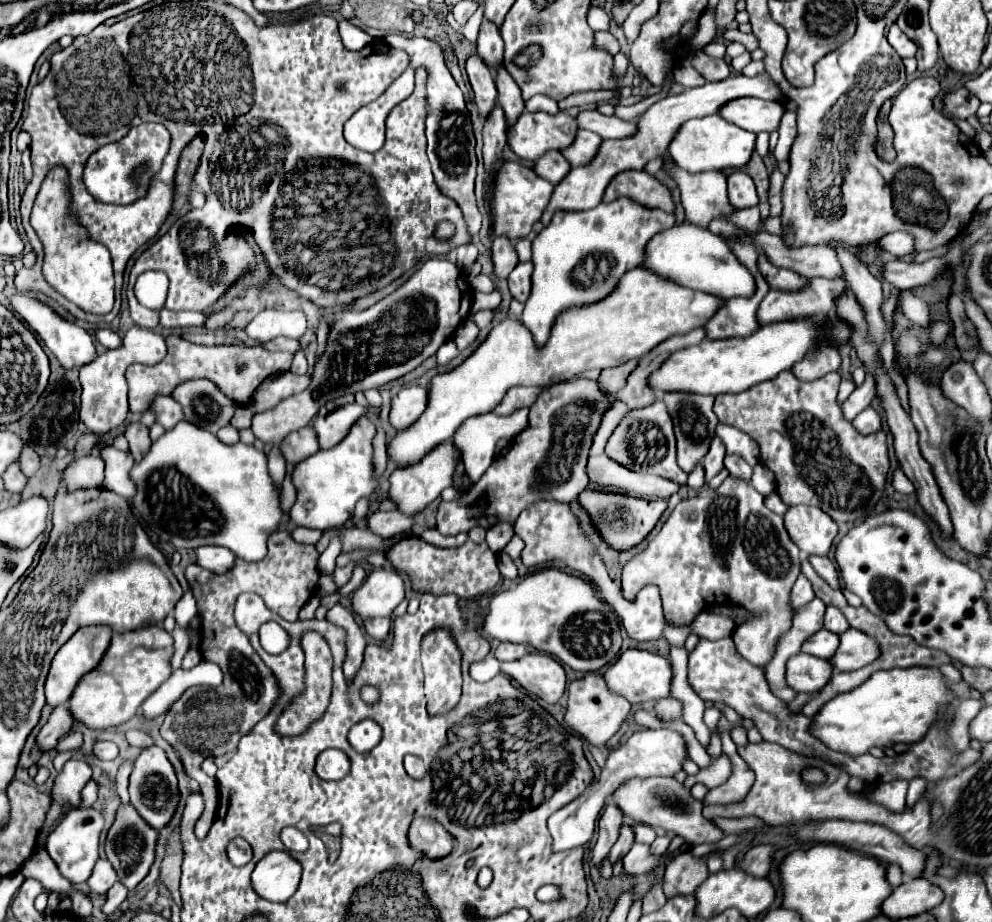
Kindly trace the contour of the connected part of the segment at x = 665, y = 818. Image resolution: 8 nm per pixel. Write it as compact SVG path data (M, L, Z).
M648 778L648 780L628 780L628 784L622 784L614 794L614 802L620 806L620 810L630 816L634 822L646 822L650 826L664 828L666 832L672 832L676 836L682 836L686 844L702 844L712 842L718 844L726 834L708 822L702 812L700 804L692 804L692 794L686 790L680 782L674 778Z

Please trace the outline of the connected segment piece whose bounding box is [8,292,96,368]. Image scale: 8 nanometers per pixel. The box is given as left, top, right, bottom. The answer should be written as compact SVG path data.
M14 294L14 296L8 296L8 302L10 306L14 308L14 312L30 326L32 332L36 332L42 342L46 344L46 348L58 358L58 362L64 366L64 368L80 368L82 364L88 364L96 358L96 350L94 350L94 342L90 338L90 334L86 330L82 330L78 324L62 318L60 314L56 314L50 306L46 306L44 302L28 296L28 294Z

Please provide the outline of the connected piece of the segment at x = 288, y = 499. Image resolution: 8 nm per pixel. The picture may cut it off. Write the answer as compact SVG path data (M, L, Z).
M286 476L286 480L284 480L284 484L282 484L281 490L281 509L284 514L284 518L287 519L287 513L294 504L296 499L296 490L292 488L292 482L288 480L288 476Z

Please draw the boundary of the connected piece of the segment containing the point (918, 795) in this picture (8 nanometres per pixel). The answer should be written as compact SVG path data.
M914 778L909 782L906 804L908 807L913 807L915 803L922 798L927 789L927 782L923 778Z

